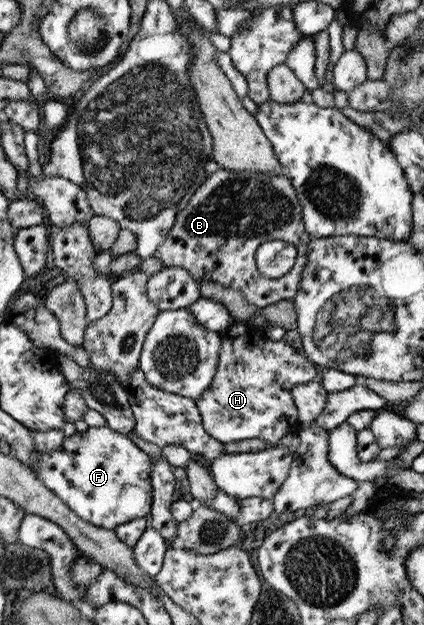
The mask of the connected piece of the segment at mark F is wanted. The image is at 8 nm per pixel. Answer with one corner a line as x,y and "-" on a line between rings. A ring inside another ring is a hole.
107,425
101,427
88,427
84,432
77,432
65,437
61,445
53,448
51,452
38,452
36,454
36,477
45,488
57,495
57,498
75,513
77,518
85,520
91,526
115,530
123,522
143,518
149,514
151,504
151,480
149,480
149,467
151,460
135,446
135,444
121,433
111,430

